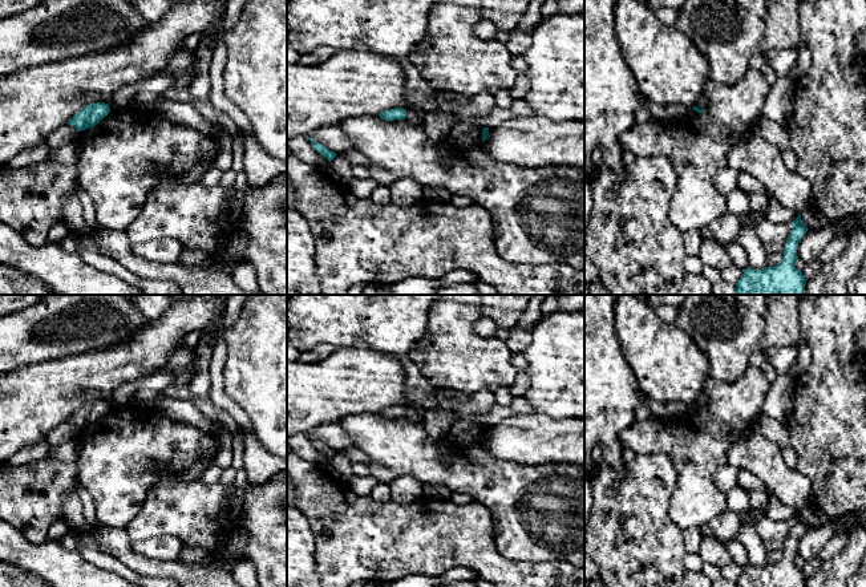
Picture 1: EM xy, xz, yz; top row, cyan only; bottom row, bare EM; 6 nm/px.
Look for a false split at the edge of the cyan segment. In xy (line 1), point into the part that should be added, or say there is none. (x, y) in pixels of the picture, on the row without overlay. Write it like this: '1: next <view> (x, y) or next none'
1: next none

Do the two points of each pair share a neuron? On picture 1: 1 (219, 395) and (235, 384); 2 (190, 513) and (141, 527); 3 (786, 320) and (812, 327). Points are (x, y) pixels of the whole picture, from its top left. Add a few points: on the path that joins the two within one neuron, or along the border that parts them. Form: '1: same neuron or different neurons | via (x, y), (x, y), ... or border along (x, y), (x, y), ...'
1: different neurons | border along (226, 359), (223, 368), (225, 392), (247, 413)
2: same neuron | via (178, 513), (160, 513), (153, 518)
3: different neurons | border along (798, 308), (801, 343)

